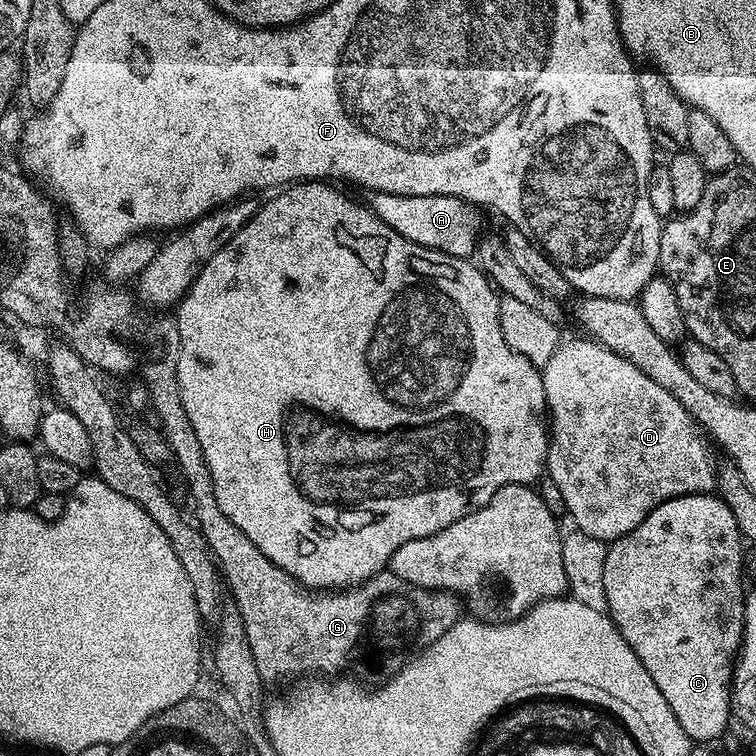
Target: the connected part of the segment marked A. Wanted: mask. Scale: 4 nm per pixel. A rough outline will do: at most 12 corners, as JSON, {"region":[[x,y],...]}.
{"region":[[373,192],[368,206],[408,241],[460,259],[480,231],[467,201]]}

